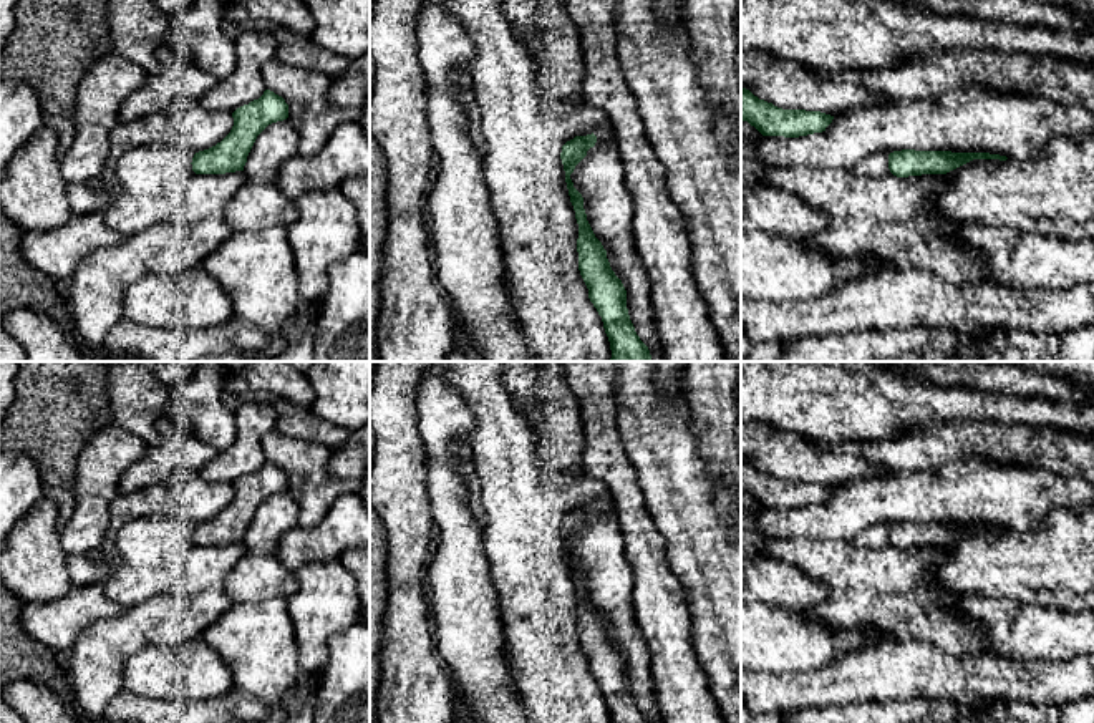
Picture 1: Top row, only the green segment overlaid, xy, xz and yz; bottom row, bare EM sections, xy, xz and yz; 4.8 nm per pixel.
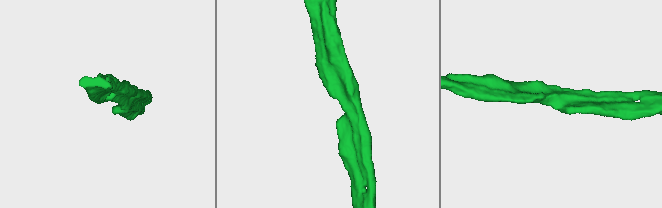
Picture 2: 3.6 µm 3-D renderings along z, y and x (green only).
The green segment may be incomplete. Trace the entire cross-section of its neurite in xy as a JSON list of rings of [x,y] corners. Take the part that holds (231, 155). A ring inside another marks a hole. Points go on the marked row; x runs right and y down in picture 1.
[[[265,90],[259,99],[237,108],[232,118],[234,126],[220,143],[194,154],[191,164],[196,174],[244,171],[257,136],[269,124],[287,119],[288,104],[282,96]]]

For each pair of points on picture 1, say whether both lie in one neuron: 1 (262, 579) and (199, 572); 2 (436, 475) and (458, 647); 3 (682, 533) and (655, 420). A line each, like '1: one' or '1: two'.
1: two
2: one
3: one

